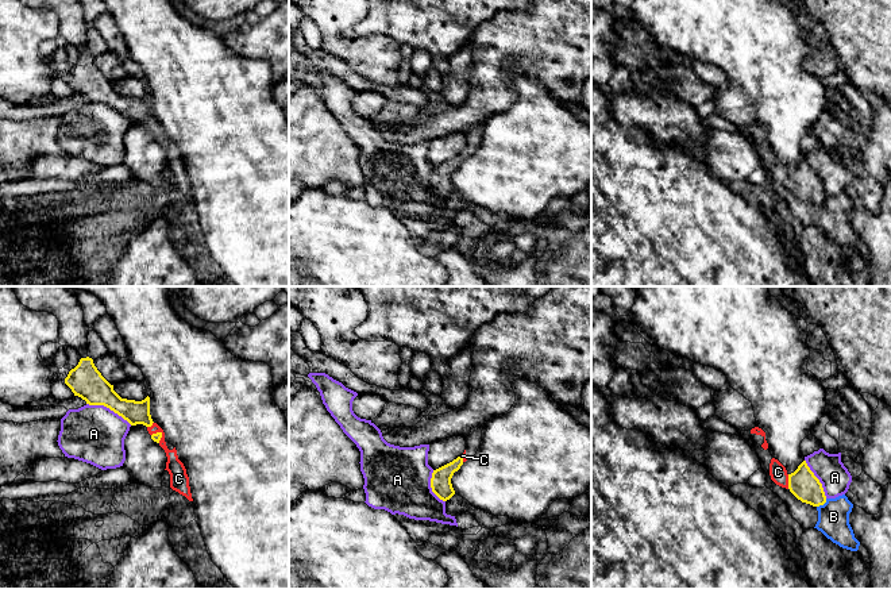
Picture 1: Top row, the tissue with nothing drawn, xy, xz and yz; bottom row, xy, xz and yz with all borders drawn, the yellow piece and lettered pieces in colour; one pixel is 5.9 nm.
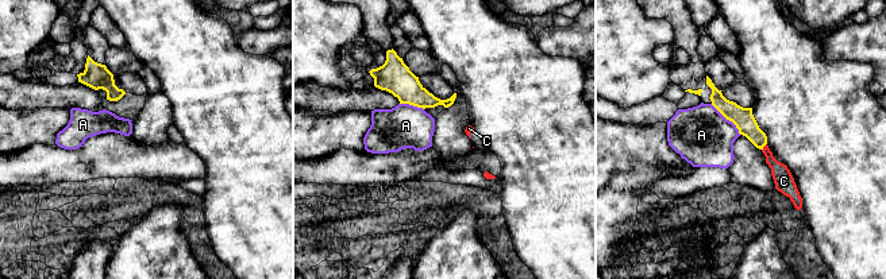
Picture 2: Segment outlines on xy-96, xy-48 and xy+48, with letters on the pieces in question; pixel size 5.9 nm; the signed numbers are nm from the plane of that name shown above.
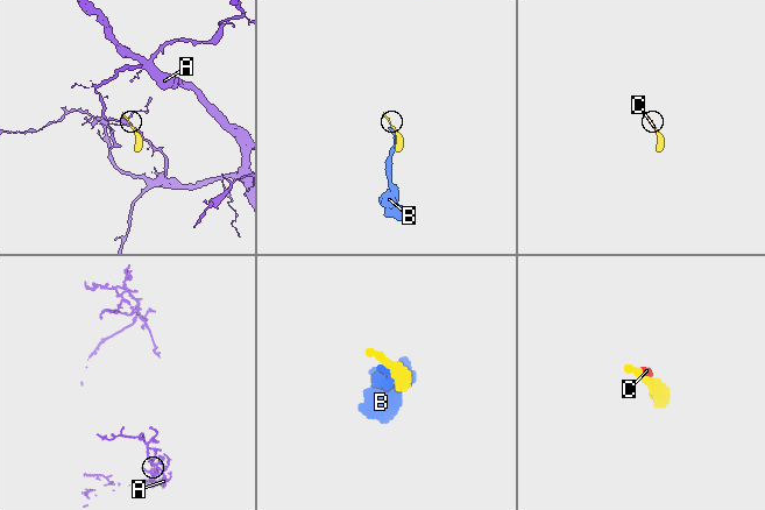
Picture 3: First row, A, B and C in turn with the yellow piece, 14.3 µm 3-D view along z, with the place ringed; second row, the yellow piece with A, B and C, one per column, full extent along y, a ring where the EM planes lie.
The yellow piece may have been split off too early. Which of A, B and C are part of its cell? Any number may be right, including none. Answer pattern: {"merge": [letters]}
{"merge": ["C"]}

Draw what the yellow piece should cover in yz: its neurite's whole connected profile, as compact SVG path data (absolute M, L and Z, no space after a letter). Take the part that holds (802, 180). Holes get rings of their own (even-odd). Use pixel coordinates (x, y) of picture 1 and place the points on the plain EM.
M772 155L770 173L776 182L788 186L802 200L813 204L819 204L826 200L822 181L810 168L806 158L794 170L788 172L786 165L778 157Z

